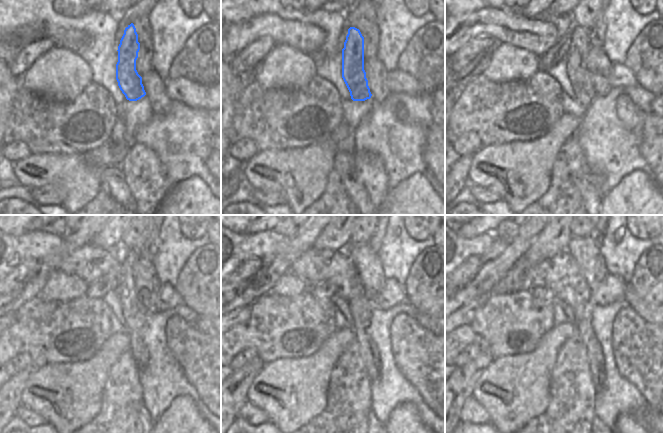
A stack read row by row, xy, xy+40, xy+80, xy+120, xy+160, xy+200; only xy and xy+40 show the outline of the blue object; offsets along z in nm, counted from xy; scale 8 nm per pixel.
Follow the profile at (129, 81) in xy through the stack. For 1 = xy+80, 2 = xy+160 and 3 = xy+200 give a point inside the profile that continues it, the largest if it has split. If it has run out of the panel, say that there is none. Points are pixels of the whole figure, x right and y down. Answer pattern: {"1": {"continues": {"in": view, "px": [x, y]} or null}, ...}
{"1": {"continues": {"in": "xy+80", "px": [576, 68]}}, "2": {"continues": {"in": "xy+160", "px": [360, 308]}}, "3": {"continues": {"in": "xy+200", "px": [594, 354]}}}

